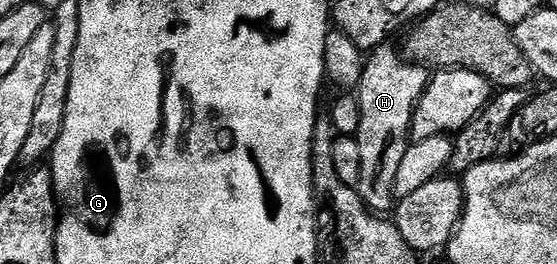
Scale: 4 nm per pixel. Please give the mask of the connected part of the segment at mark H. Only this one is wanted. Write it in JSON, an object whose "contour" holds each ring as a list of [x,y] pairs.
{"contour":[[[384,45],[370,52],[357,88],[361,105],[361,125],[357,136],[361,145],[361,181],[357,190],[365,205],[376,213],[390,212],[396,206],[397,169],[409,146],[411,117],[419,98],[425,93],[429,78],[428,68],[405,61],[396,48],[395,51],[391,45]]]}

